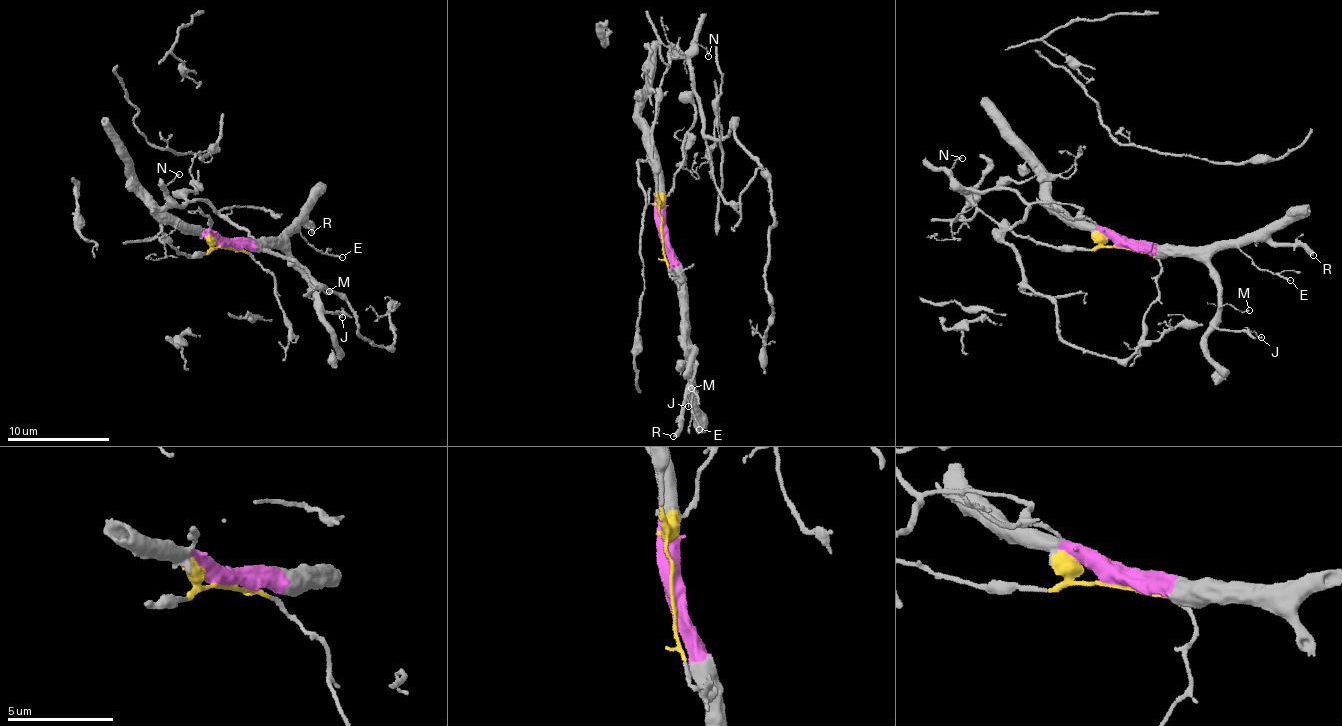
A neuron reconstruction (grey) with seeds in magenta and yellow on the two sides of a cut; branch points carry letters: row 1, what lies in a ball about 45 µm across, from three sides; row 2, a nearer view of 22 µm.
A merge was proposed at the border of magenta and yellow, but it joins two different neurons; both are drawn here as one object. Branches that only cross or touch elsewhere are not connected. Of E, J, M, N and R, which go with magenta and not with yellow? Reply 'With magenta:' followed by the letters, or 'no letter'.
With magenta: E, J, M, R

